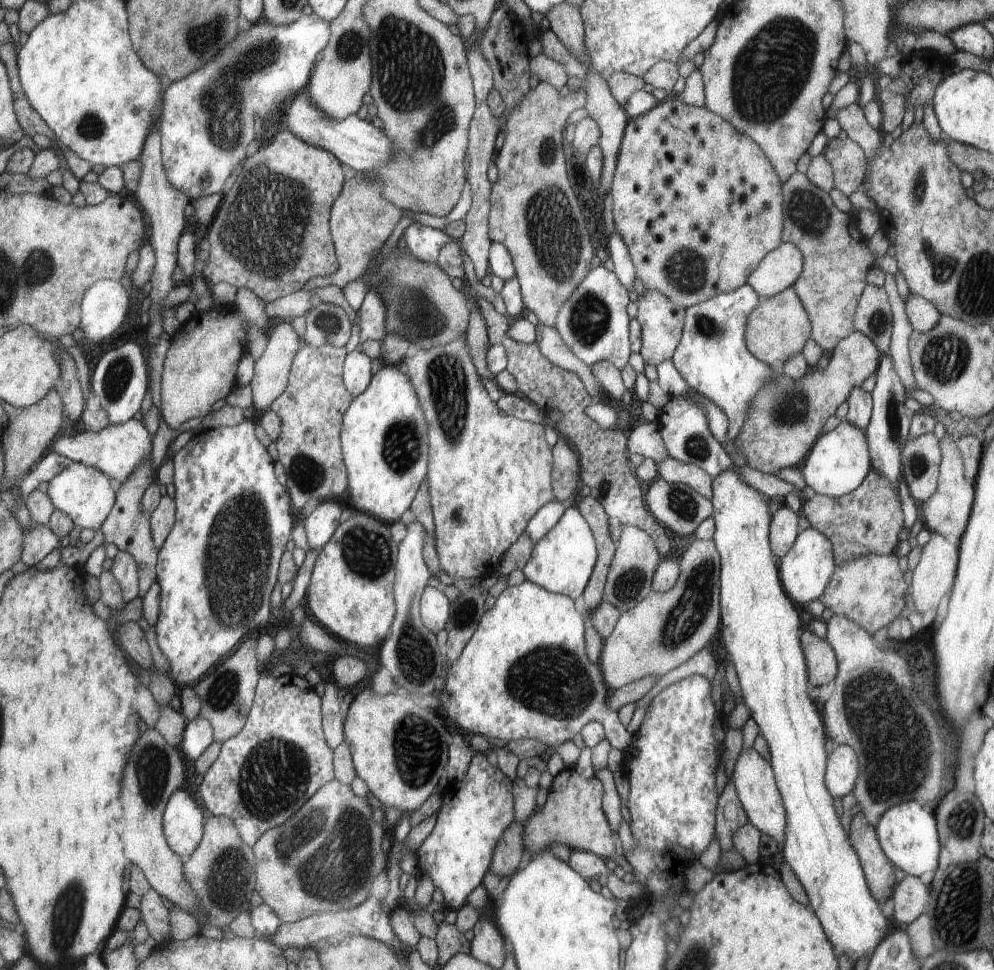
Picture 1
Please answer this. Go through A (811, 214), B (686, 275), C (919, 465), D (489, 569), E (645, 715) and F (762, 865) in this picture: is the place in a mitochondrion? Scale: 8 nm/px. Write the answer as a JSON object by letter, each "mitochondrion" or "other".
{"A":"mitochondrion","B":"mitochondrion","C":"mitochondrion","D":"other","E":"other","F":"other"}

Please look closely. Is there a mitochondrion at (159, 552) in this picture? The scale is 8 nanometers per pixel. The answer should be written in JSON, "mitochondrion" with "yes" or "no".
{"mitochondrion":"no"}

